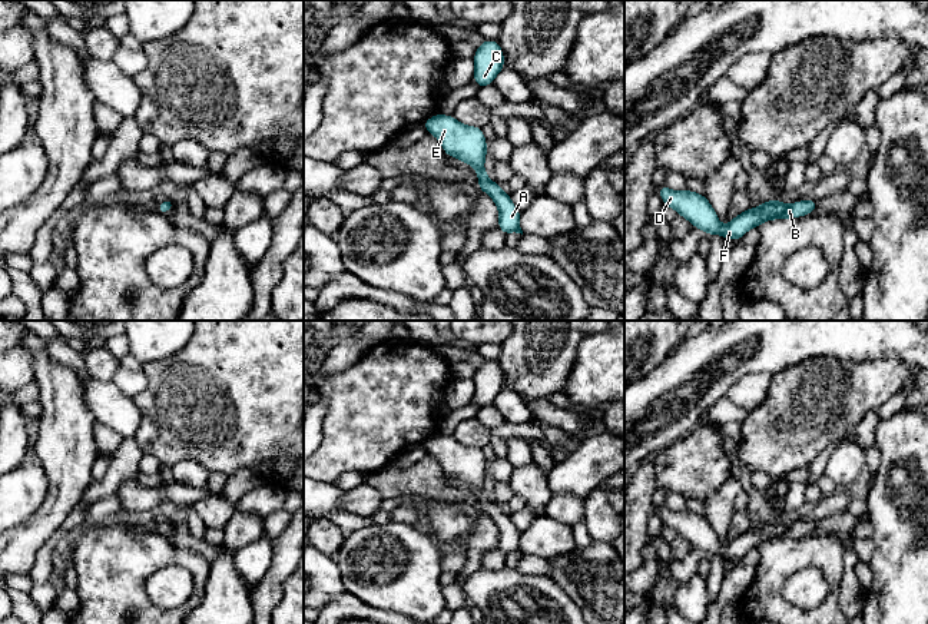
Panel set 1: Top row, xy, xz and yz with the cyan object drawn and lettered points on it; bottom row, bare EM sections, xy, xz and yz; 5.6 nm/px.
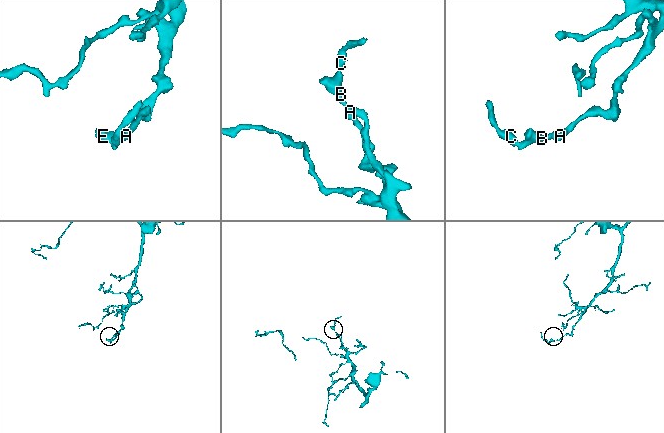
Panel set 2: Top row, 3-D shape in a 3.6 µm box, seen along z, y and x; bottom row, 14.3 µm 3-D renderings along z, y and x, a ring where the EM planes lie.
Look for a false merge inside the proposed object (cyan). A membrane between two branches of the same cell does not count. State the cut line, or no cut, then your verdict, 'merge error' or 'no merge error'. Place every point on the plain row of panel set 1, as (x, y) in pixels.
no cut; no merge error

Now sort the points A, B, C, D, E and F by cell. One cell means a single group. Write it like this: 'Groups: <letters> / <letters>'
Groups: A B C D E F

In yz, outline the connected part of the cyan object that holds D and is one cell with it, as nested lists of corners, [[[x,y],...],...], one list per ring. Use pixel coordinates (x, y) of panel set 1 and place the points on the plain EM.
[[[660,505],[659,515],[663,525],[675,530],[677,535],[687,540],[695,548],[699,548],[706,555],[719,554],[722,558],[739,561],[752,548],[759,548],[765,541],[802,538],[816,531],[816,521],[798,521],[793,525],[785,525],[782,521],[768,521],[759,528],[749,528],[740,535],[730,540],[728,547],[723,547],[710,522],[705,515],[695,514],[689,510],[675,512]]]

